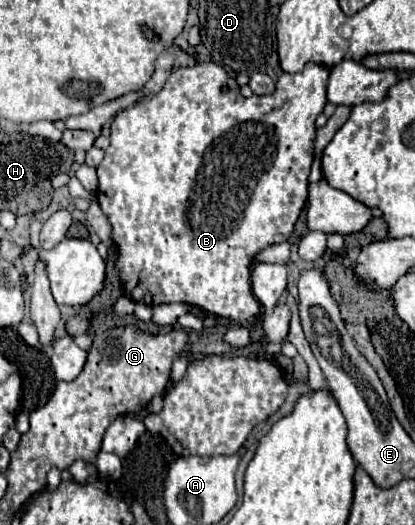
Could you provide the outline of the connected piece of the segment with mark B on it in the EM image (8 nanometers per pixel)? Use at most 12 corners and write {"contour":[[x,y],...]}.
{"contour":[[212,63],[98,165],[136,303],[246,325],[308,197],[328,67]]}

